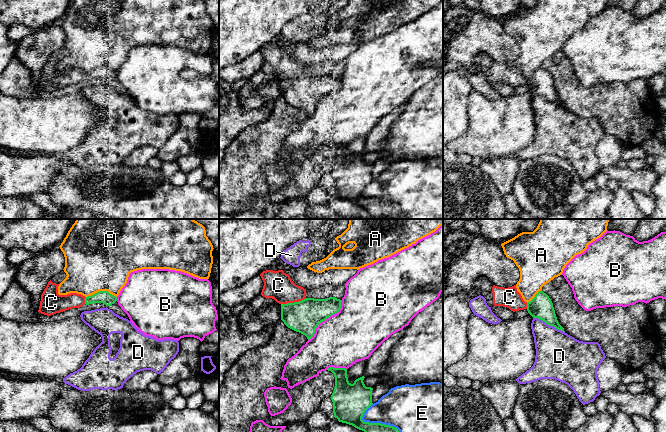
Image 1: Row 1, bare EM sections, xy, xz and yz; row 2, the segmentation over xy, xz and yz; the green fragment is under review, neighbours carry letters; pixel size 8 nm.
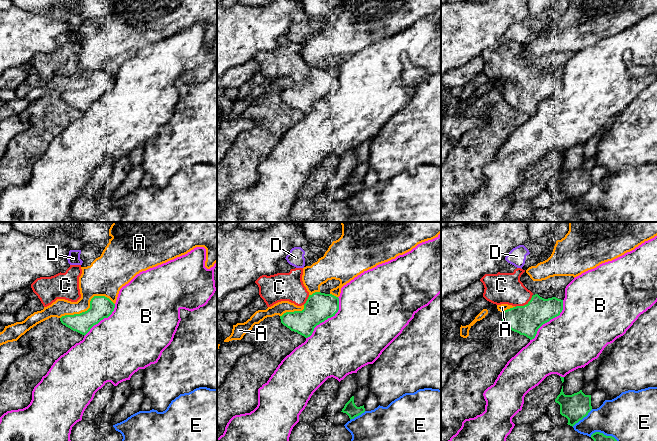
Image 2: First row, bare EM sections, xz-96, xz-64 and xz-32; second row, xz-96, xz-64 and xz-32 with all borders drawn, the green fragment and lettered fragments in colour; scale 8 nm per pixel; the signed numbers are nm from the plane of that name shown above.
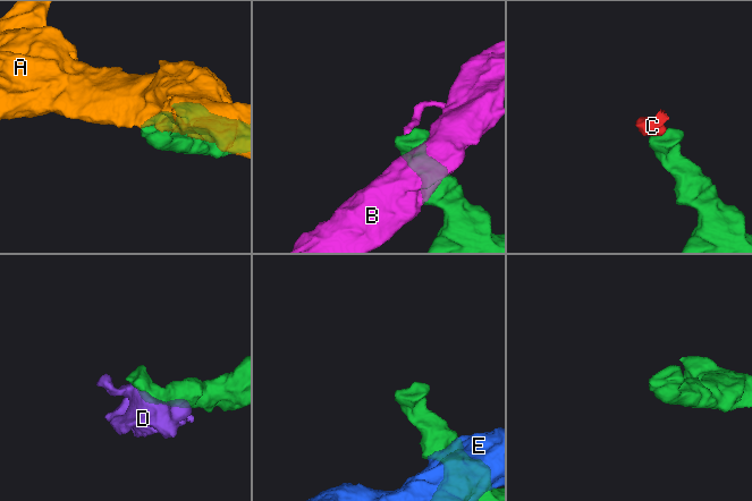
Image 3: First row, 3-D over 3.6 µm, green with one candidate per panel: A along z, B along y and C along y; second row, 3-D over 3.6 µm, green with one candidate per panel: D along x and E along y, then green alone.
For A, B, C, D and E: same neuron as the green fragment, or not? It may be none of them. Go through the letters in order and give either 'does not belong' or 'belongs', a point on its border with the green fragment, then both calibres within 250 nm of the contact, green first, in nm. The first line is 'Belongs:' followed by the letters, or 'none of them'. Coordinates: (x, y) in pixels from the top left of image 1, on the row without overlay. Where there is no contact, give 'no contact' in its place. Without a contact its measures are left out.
Belongs: C
A: does not belong; meets green in xy at (101, 67); 100 nm thick on the green side, 500 nm on the other
B: does not belong; meets green in xz at (323, 96); 260 nm thick on the green side, 420 nm on the other
C: belongs; meets green in xz at (294, 78); 260 nm thick on the green side, 220 nm on the other
D: does not belong; meets green in yz at (549, 101); 190 nm thick on the green side, 360 nm on the other
E: does not belong; meets green in xz at (382, 200); 260 nm thick on the green side, 380 nm on the other

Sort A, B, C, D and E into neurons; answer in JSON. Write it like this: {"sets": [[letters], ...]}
{"sets": [["A"], ["B"], ["C"], ["D"], ["E"]]}

